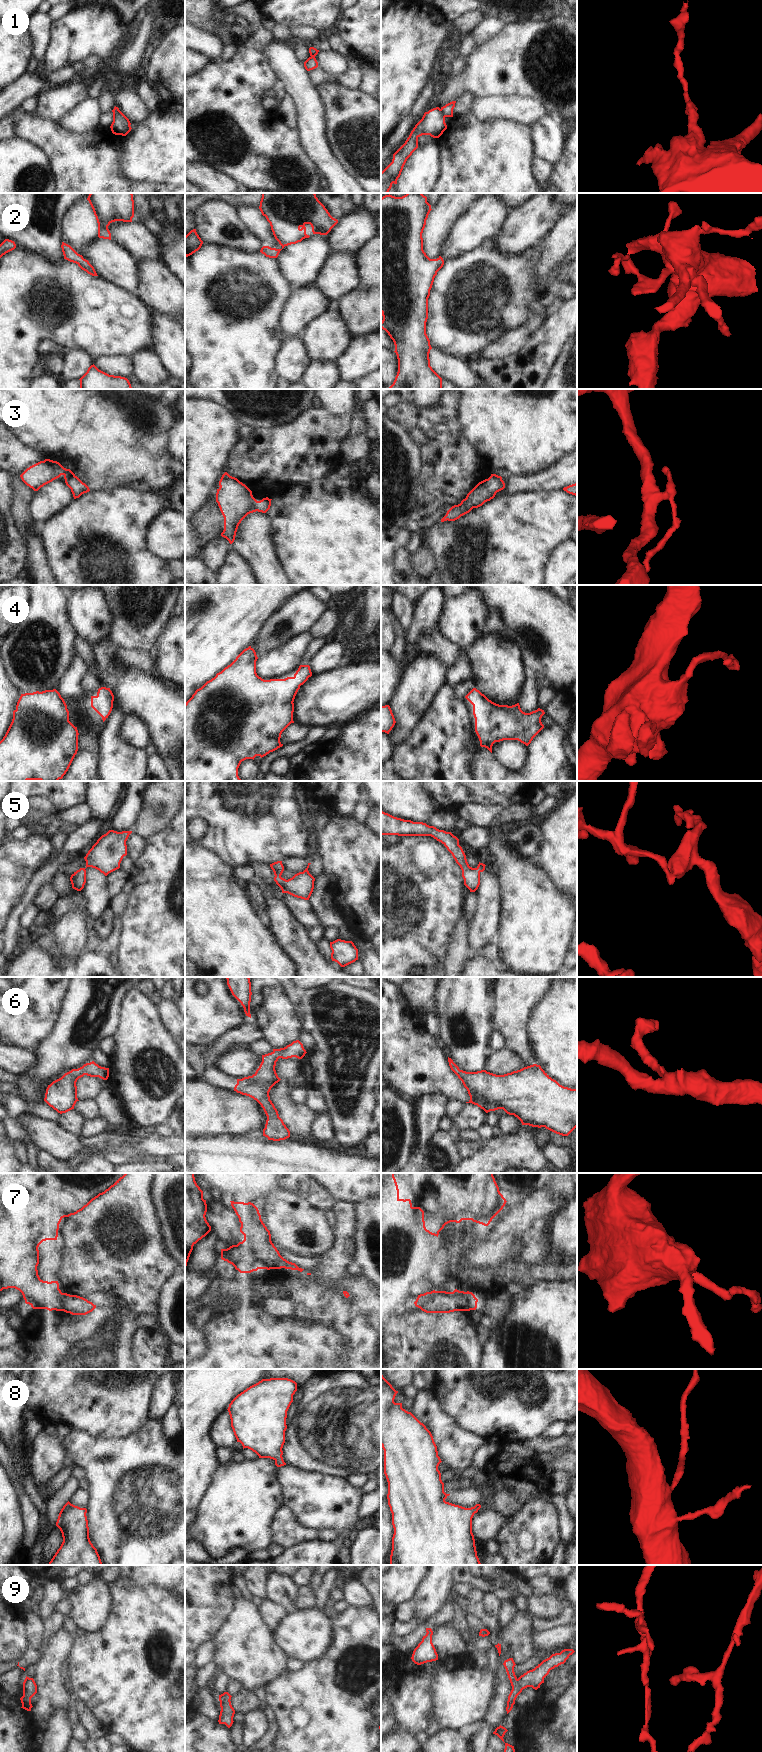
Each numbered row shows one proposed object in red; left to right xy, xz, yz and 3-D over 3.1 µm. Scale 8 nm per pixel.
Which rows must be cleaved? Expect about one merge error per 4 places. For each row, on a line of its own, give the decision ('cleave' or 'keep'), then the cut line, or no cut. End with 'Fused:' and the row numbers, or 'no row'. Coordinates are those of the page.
1: cleave; cut in yz along (440, 109), (445, 116)
2: keep; no cut
3: cleave; cut in xy along (74, 475), (65, 480)
4: keep; no cut
5: keep; no cut
6: keep; no cut
7: cleave; cut in xz along (237, 1244), (253, 1249), (259, 1268)
8: keep; no cut
9: keep; no cut
Fused: 1, 3, 7

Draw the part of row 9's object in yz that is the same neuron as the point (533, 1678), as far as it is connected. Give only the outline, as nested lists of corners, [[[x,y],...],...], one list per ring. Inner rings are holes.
[[[564,1649],[560,1653],[552,1654],[549,1658],[538,1664],[534,1669],[527,1671],[519,1678],[516,1677],[514,1672],[514,1667],[516,1664],[513,1658],[505,1660],[503,1665],[512,1686],[512,1690],[507,1701],[507,1714],[512,1710],[517,1696],[522,1692],[523,1689],[532,1687],[533,1689],[537,1690],[540,1688],[540,1685],[544,1683],[544,1678],[549,1674],[549,1672],[555,1667],[564,1664],[569,1656],[574,1652],[575,1651],[573,1649]]]

